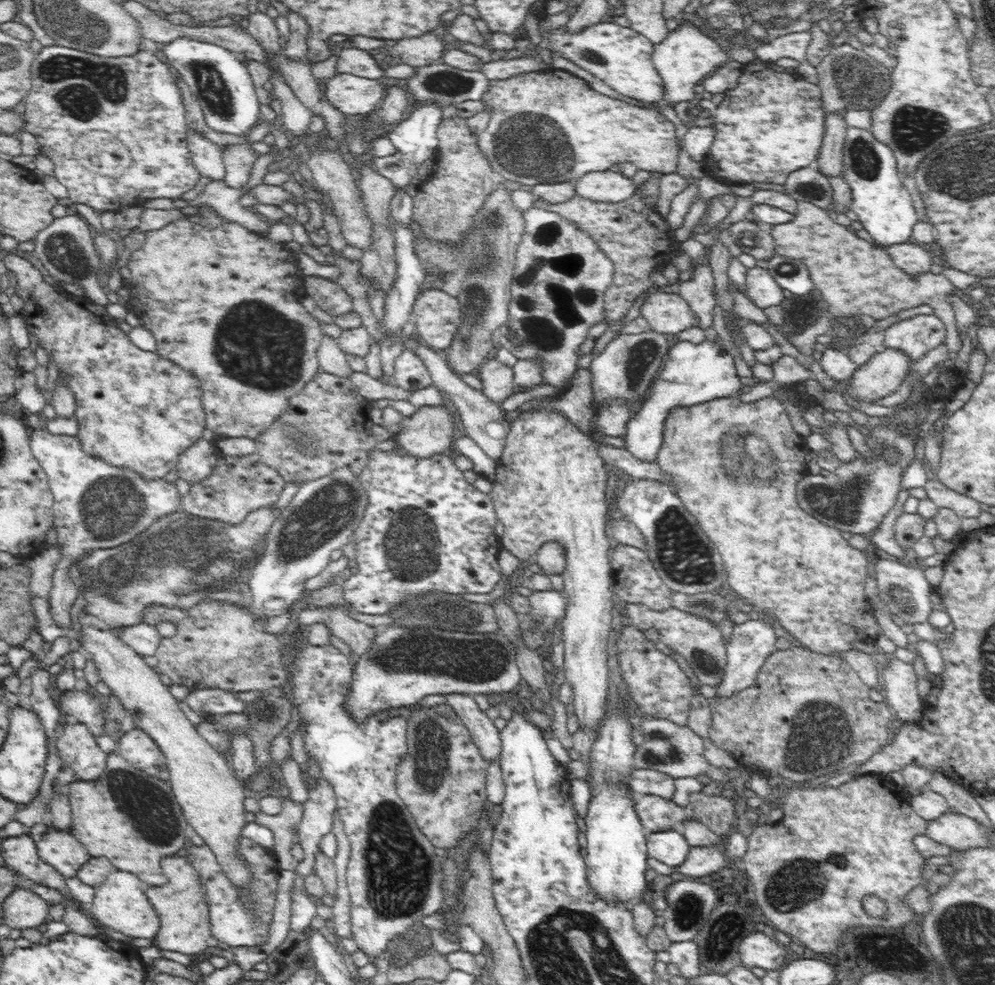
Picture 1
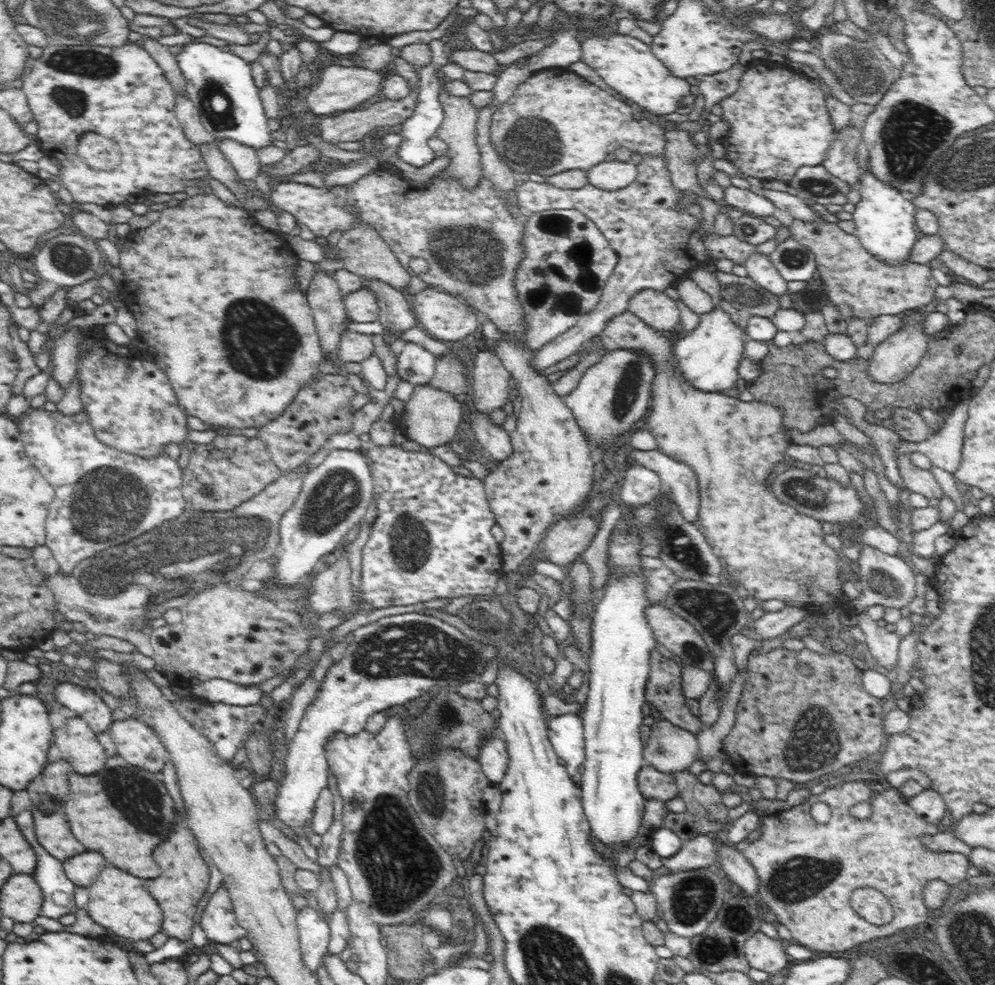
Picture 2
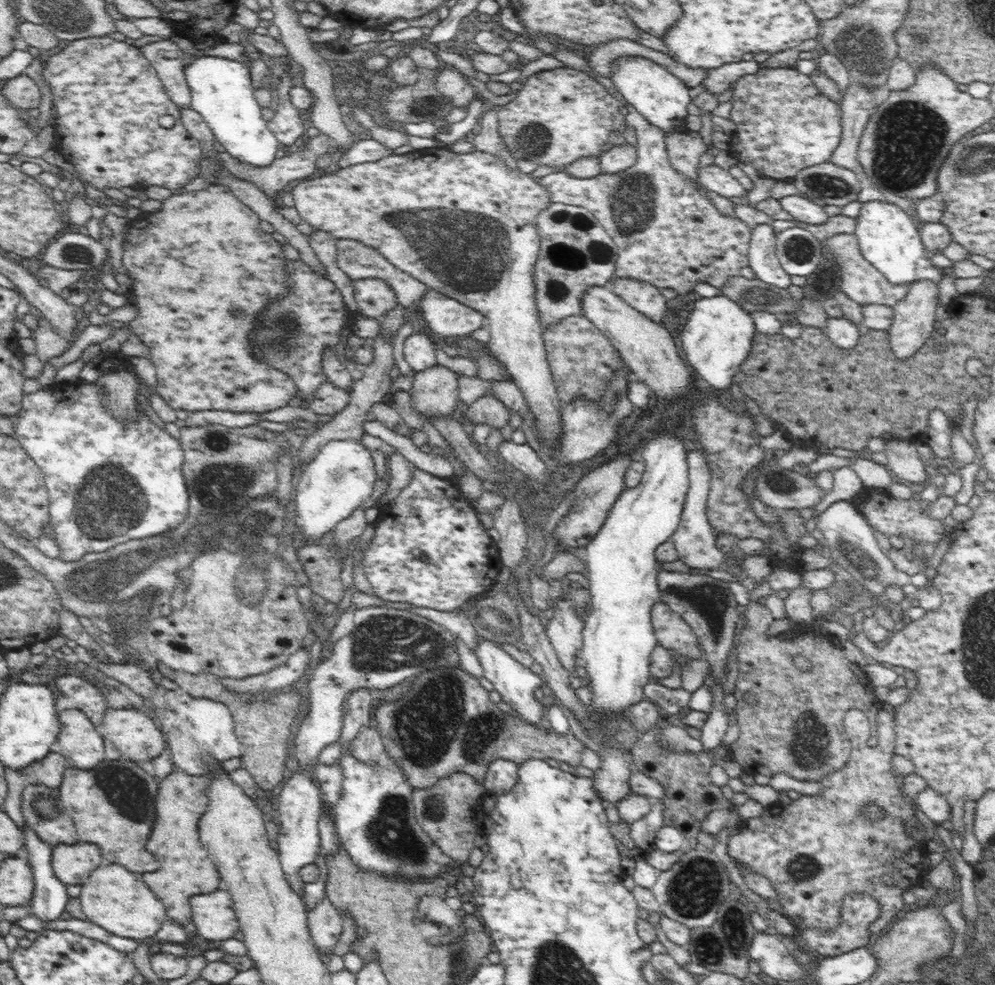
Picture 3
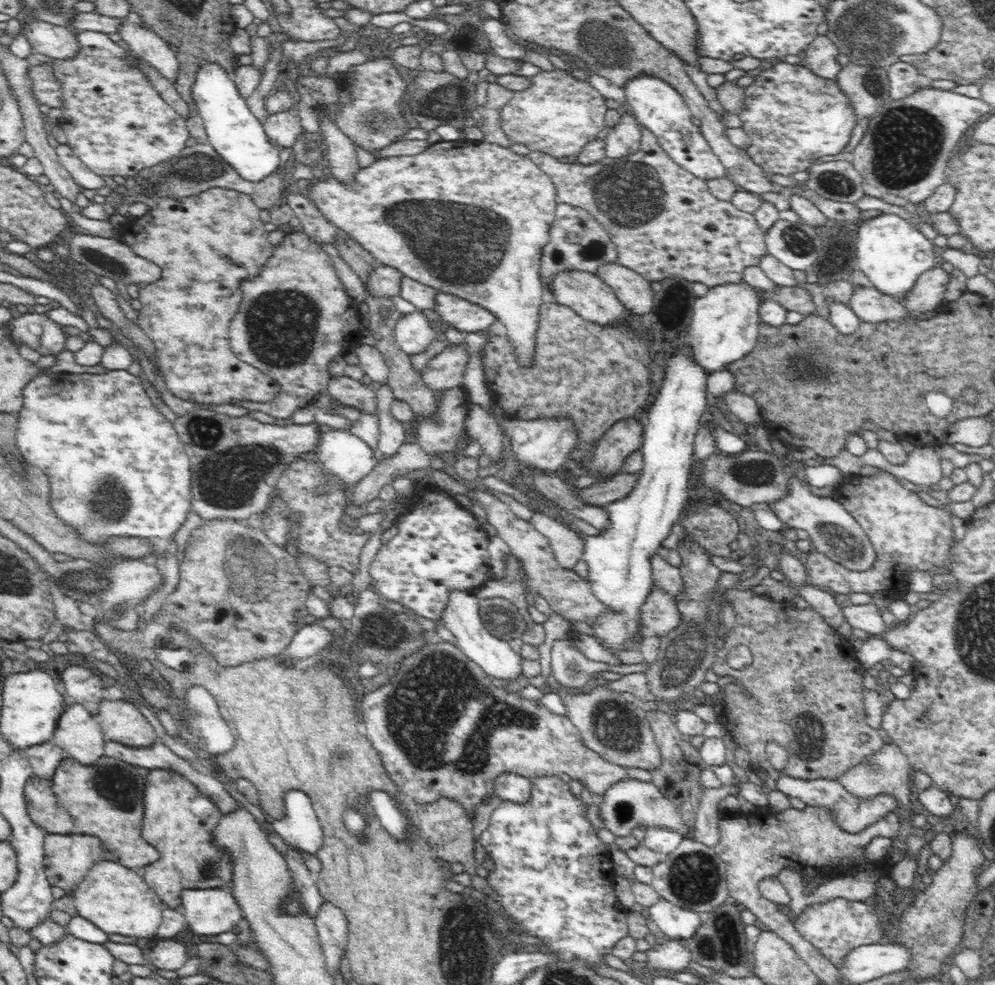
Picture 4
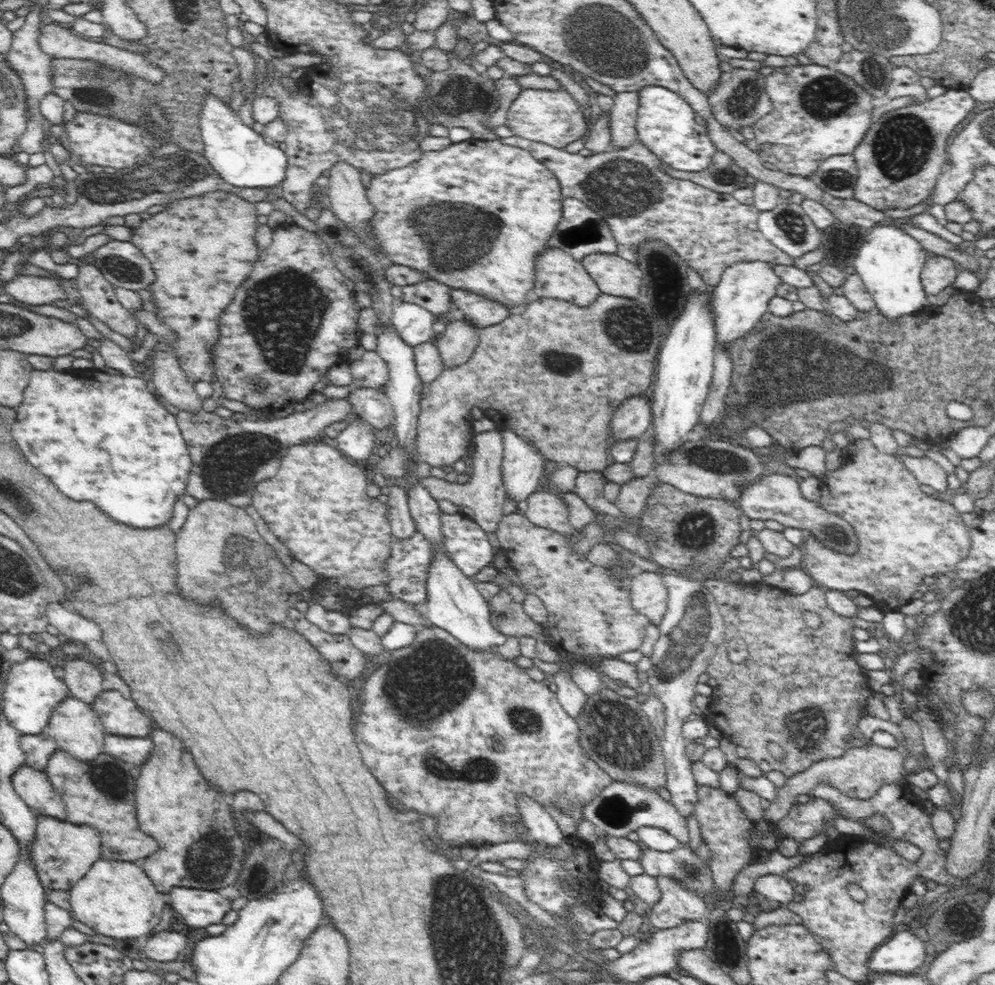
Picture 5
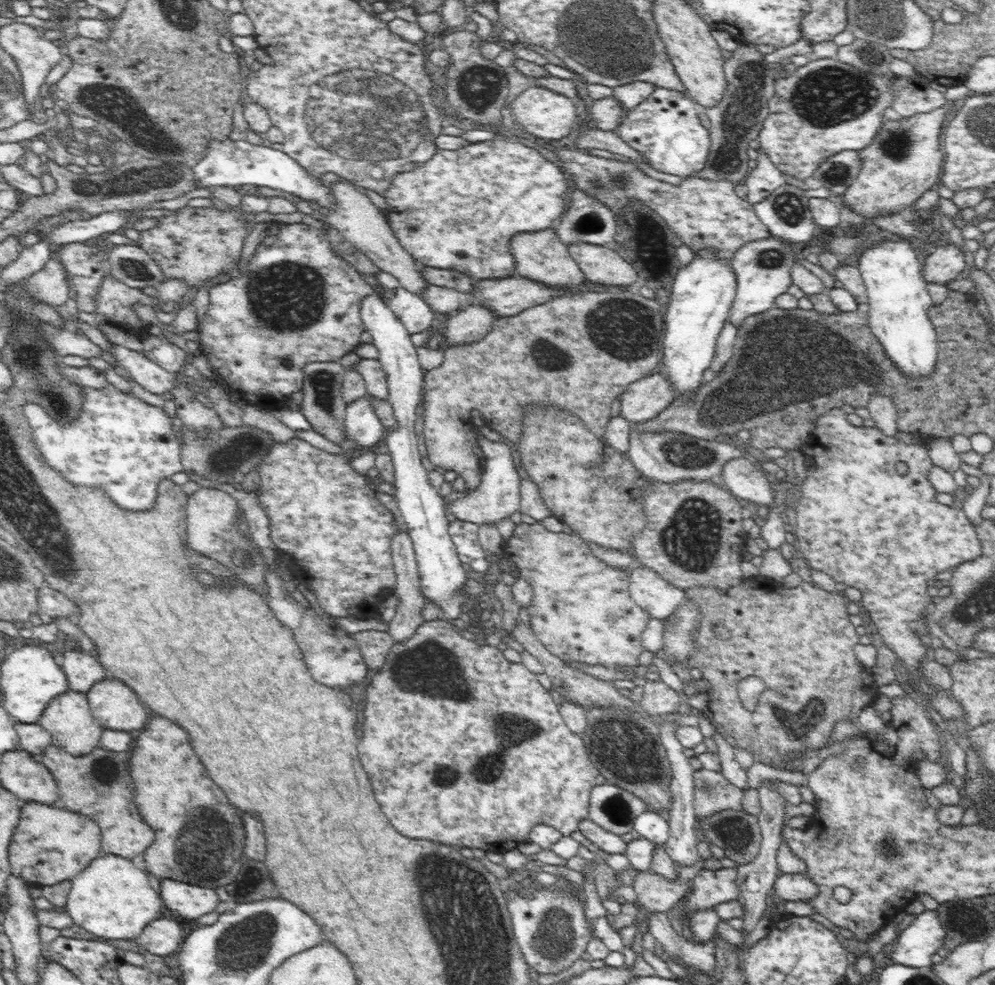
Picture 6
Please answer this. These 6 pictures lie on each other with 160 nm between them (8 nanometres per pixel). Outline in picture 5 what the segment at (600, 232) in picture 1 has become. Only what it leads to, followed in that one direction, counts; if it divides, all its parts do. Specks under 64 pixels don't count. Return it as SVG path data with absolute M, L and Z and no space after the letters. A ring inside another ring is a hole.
M513 135L500 138L503 143L517 146L532 153L540 163L545 164L549 171L560 183L564 197L578 199L602 216L611 229L612 235L618 244L617 256L638 264L636 255L642 242L662 242L671 252L676 252L689 268L694 269L703 279L709 289L720 283L723 271L738 262L750 260L768 262L774 265L793 266L794 260L771 244L762 232L759 232L758 217L760 212L753 204L742 204L732 194L714 192L691 180L674 178L668 172L661 170L661 160L641 142L631 147L612 150L609 153L594 153L591 156L582 156L579 153L568 153L563 148L556 148L549 144L531 141Z

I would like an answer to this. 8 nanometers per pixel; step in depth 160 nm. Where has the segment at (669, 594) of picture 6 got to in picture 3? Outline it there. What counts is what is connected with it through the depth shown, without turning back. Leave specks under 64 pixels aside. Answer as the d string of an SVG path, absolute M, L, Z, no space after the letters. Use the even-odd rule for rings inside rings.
M660 600L651 608L651 623L657 644L668 650L680 651L691 659L701 659L704 653L696 633L678 613Z

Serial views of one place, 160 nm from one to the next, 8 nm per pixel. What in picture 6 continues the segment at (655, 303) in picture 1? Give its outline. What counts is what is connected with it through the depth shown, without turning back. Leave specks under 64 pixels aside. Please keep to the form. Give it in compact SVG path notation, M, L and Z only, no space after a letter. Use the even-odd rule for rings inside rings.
M576 242L567 248L588 282L596 286L616 290L627 288L638 280L634 266L620 257L615 247Z

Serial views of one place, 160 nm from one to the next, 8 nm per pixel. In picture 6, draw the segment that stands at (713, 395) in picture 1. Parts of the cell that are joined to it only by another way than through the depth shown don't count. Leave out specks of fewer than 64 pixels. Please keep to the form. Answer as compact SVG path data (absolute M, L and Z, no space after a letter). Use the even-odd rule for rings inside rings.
M774 235L766 240L754 240L750 244L744 244L730 260L736 276L737 294L727 322L738 328L748 316L770 310L778 296L787 293L787 289L793 285L790 270L798 262L795 255L799 250L800 247L781 242Z

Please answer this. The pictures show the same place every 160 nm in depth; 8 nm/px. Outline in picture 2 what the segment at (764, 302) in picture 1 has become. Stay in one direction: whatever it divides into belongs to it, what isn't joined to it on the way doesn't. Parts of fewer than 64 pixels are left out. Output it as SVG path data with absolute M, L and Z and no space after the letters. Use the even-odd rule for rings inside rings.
M756 252L746 260L744 266L748 271L748 277L756 286L778 297L788 294L788 281L779 274L769 256Z

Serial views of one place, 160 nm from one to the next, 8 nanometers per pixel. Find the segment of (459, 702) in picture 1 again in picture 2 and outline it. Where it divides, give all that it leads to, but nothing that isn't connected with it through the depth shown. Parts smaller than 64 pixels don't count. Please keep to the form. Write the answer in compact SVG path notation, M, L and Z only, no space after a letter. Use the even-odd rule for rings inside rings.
M502 738L487 739L480 750L479 764L492 785L500 785L508 769L509 756Z

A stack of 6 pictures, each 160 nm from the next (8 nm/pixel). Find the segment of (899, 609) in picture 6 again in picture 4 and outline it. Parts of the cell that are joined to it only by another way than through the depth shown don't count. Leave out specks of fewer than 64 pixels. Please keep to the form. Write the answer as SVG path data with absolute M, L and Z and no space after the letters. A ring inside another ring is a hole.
M880 471L870 476L844 478L832 498L840 499L840 505L848 511L864 529L875 550L876 560L865 571L851 571L834 562L820 551L808 552L805 567L809 584L814 587L834 590L838 594L851 592L883 592L892 598L906 590L904 578L912 570L947 570L952 558L954 530L952 516L946 510L928 506L918 495L906 489L892 473Z

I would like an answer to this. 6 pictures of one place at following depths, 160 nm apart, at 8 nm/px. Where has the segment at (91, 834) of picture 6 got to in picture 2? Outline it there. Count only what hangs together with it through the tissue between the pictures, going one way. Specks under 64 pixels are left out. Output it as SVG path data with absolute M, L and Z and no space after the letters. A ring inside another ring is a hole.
M84 851L82 854L64 859L62 863L67 877L76 886L85 887L89 887L102 870L112 866L98 851Z

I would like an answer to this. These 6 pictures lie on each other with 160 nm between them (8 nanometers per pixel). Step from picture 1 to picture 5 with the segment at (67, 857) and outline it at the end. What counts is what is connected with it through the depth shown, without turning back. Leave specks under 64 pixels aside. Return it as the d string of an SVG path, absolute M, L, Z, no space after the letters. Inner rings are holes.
M27 765L22 766L18 768L18 772L14 772L11 783L18 796L34 810L35 814L67 820L64 801L45 772Z

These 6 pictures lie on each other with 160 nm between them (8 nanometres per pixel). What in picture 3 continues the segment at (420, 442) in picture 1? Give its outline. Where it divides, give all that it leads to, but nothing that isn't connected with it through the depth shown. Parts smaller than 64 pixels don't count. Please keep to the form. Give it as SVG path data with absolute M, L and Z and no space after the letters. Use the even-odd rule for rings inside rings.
M440 365L418 372L409 390L418 413L430 420L436 417L459 417L456 401L459 399L458 374Z

